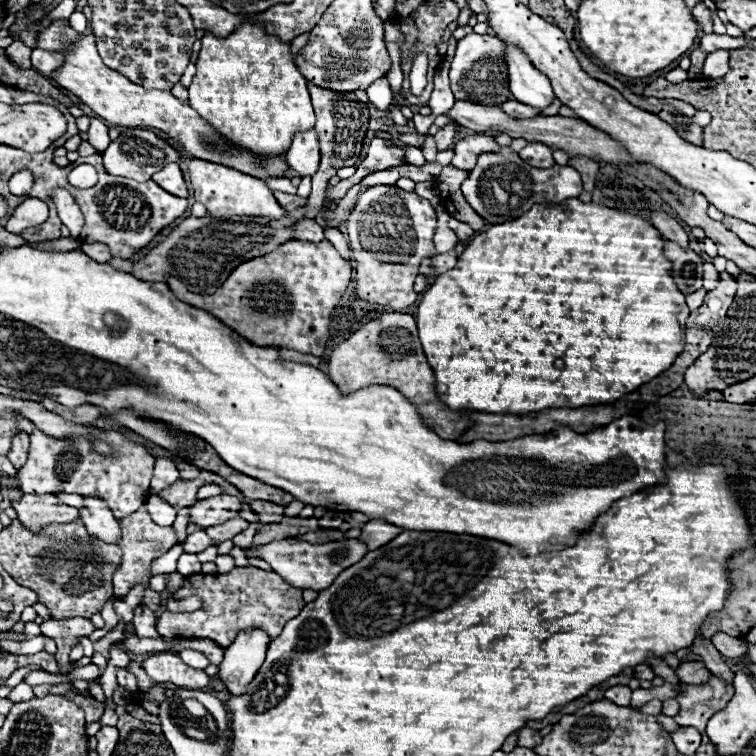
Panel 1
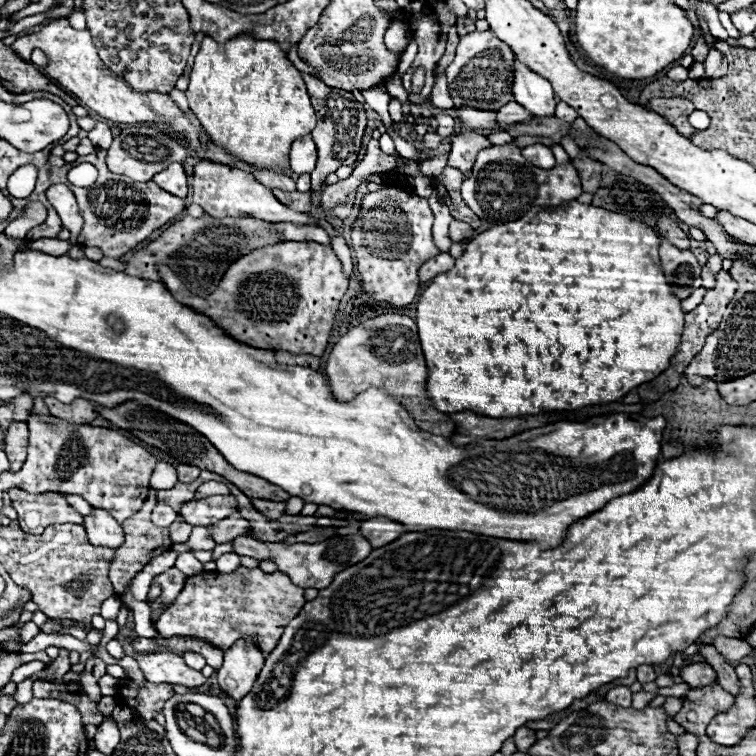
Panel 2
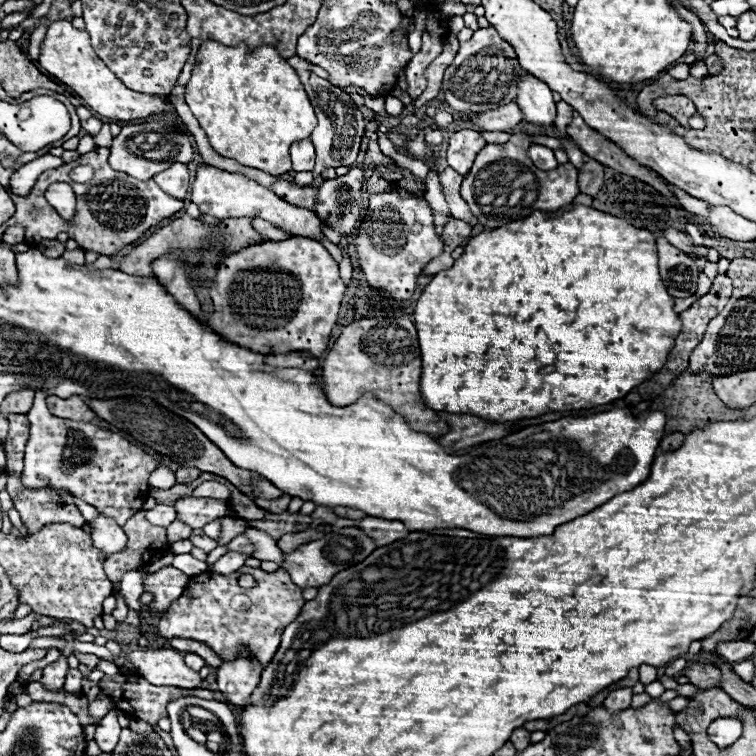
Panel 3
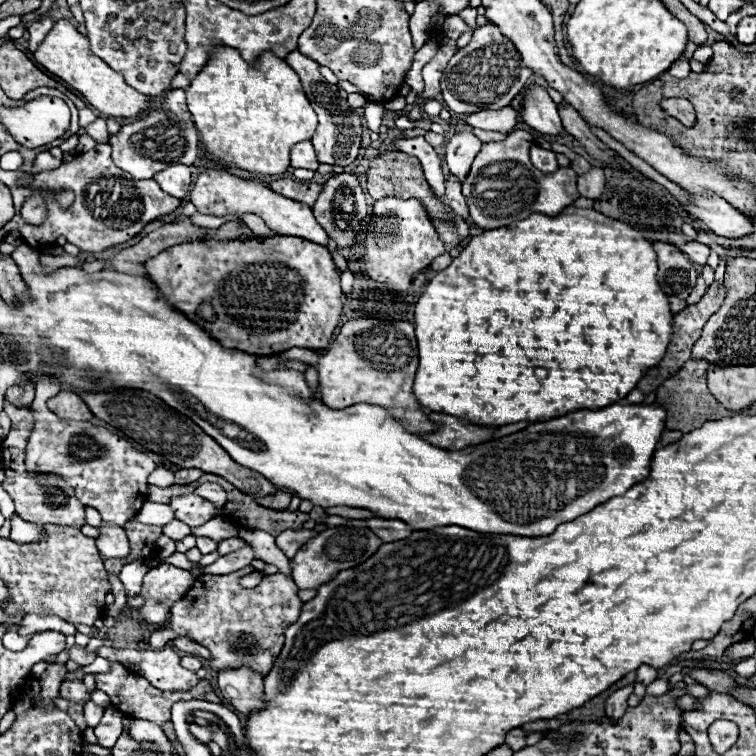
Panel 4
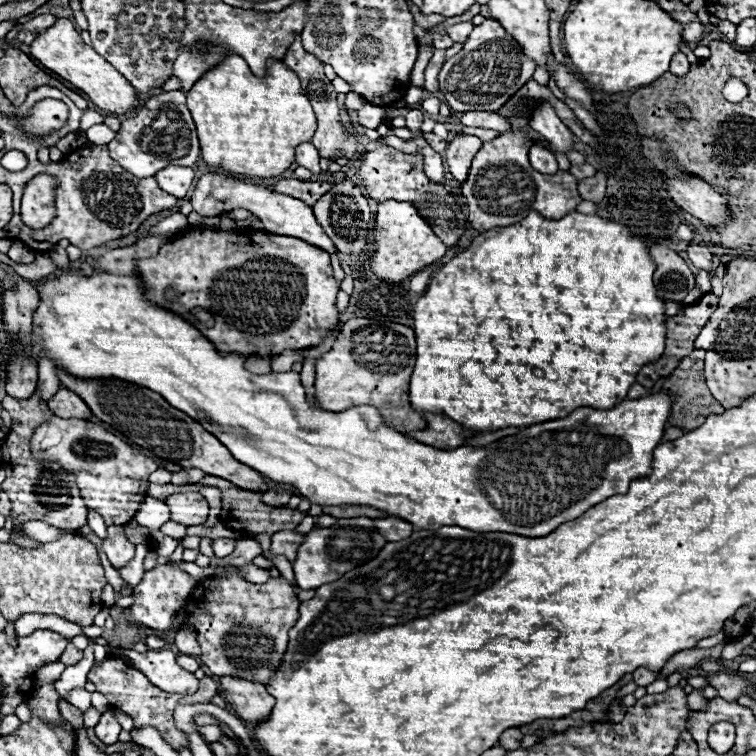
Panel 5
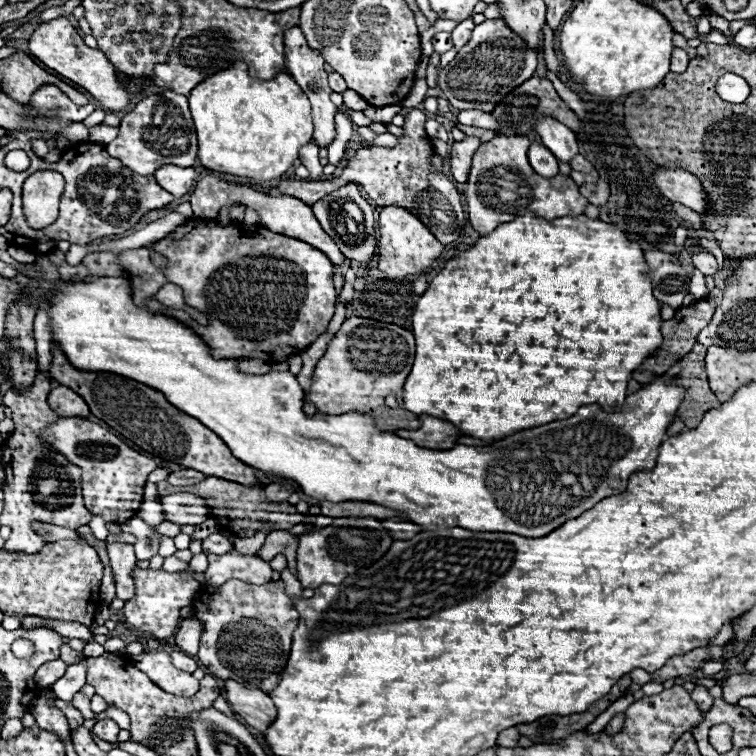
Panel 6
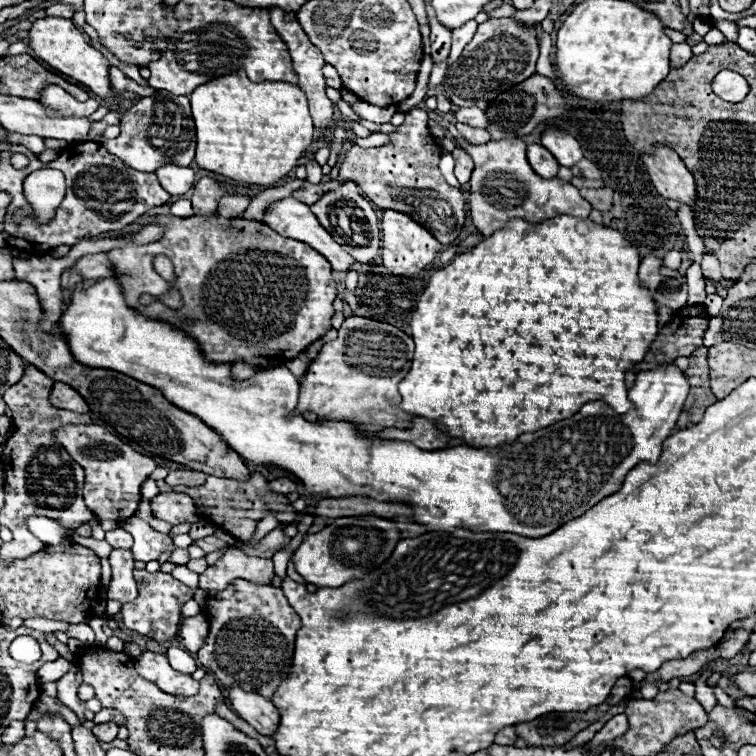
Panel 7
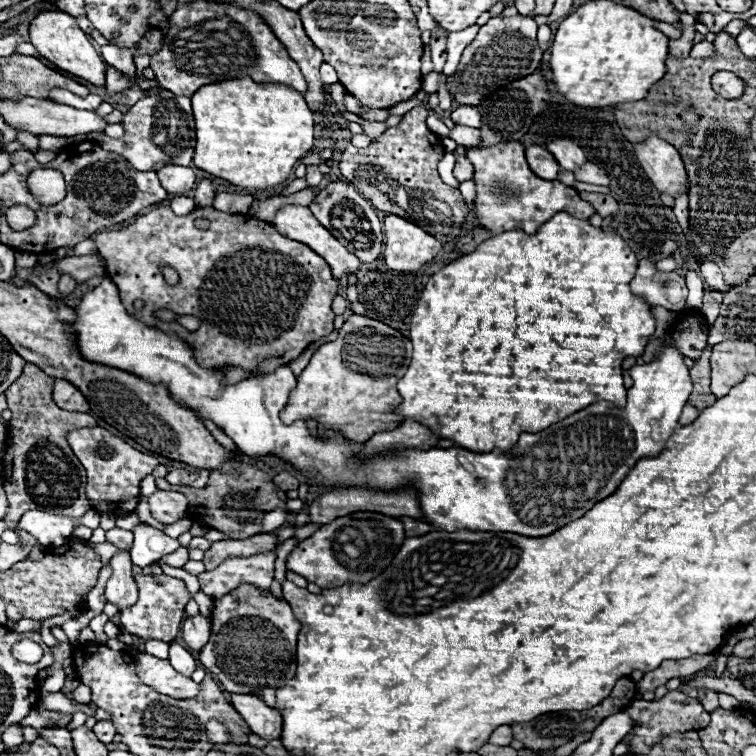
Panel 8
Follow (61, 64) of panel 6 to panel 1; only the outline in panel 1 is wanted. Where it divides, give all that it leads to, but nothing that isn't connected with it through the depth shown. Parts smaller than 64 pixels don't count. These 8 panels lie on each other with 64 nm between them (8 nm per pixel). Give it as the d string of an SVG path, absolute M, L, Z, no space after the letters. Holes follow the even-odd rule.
M54 20L46 30L38 32L36 48L60 52L64 56L64 64L52 72L52 80L56 80L62 88L76 94L88 108L92 108L94 114L104 118L106 122L126 126L126 128L156 128L168 134L170 138L178 140L186 152L190 152L194 158L216 162L230 166L234 170L240 170L244 174L256 176L256 178L268 178L268 176L284 176L288 170L286 158L254 158L250 152L238 150L230 142L226 142L220 134L216 134L200 116L194 112L188 104L182 104L178 98L174 98L170 92L162 90L144 90L138 84L132 84L126 76L120 72L108 68L102 58L96 52L96 42L92 34L80 36L74 28L70 28L68 20ZM14 40L14 42L6 48L8 58L10 58L16 66L22 66L22 68L32 66L32 64L30 64L30 52L32 52L32 48L26 46L22 40Z

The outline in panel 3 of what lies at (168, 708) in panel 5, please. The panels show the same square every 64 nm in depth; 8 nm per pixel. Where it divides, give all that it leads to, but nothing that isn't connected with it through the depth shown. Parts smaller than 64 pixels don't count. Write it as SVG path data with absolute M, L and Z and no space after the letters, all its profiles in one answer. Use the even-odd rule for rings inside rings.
M122 670L116 676L104 676L98 686L108 692L118 710L124 710L132 718L140 718L150 724L166 718L166 706L170 704L170 700L192 694L192 690L152 686L140 676L126 674Z

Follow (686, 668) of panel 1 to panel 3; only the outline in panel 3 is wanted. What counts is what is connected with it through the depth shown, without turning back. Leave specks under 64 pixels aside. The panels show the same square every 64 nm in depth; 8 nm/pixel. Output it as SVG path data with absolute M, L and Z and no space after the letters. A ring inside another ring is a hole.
M692 664L684 676L690 678L690 682L702 690L706 688L714 688L714 686L720 686L720 678L722 678L722 672L710 664Z

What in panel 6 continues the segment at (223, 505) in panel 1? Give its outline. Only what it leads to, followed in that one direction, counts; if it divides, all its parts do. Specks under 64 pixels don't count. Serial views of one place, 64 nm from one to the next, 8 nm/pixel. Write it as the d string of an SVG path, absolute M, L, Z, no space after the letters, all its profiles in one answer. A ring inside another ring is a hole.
M168 494L158 498L164 508L164 520L178 526L202 524L208 518L208 506L194 494Z

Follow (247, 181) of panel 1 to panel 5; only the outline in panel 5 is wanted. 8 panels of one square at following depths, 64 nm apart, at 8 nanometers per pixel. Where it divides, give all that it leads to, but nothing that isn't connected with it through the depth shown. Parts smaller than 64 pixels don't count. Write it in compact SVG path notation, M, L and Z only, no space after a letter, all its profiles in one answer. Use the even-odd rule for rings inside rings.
M204 174L198 180L190 202L194 206L194 212L198 212L200 216L220 216L220 214L230 212L234 208L246 208L254 216L258 216L262 220L266 232L282 234L282 236L294 236L294 238L300 238L300 240L304 240L308 244L314 244L314 246L326 250L332 256L338 254L332 240L322 232L322 226L316 222L316 218L312 214L312 208L308 204L304 204L302 200L296 200L292 196L266 190L264 186L240 182L240 180L228 178L224 174Z

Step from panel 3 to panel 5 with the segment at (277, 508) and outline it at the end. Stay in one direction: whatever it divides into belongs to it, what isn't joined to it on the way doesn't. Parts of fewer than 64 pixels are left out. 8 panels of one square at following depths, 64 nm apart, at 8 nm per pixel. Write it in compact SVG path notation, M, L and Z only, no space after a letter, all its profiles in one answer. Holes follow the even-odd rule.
M274 486L274 488L270 488L270 490L264 492L262 500L266 504L270 504L270 506L286 506L288 500L290 500L290 496L292 496L292 492L286 490L284 486Z

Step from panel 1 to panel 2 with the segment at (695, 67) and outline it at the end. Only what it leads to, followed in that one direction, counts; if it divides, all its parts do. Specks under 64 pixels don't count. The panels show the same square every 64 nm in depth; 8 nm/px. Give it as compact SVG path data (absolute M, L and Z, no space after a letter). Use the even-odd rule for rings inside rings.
M700 34L698 36L698 40L696 40L696 46L692 48L692 56L694 56L694 62L704 62L704 58L706 58L706 54L708 54L708 46L706 46L706 40L704 40L704 36Z

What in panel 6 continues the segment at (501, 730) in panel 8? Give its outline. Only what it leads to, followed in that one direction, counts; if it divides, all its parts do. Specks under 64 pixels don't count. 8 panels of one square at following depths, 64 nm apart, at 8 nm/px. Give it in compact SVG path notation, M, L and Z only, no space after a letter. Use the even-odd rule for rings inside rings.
M512 726L512 728L506 728L506 730L500 732L496 744L498 746L506 746L506 748L514 748L518 744L518 738L520 738L520 734L518 734L516 726Z

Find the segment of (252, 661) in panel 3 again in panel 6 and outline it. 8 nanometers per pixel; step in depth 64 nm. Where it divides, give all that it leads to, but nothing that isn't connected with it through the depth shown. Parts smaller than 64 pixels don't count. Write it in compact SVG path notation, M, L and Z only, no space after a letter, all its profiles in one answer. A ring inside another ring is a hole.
M226 680L226 700L230 708L258 732L266 732L276 720L274 702L260 688L244 688L234 680Z

